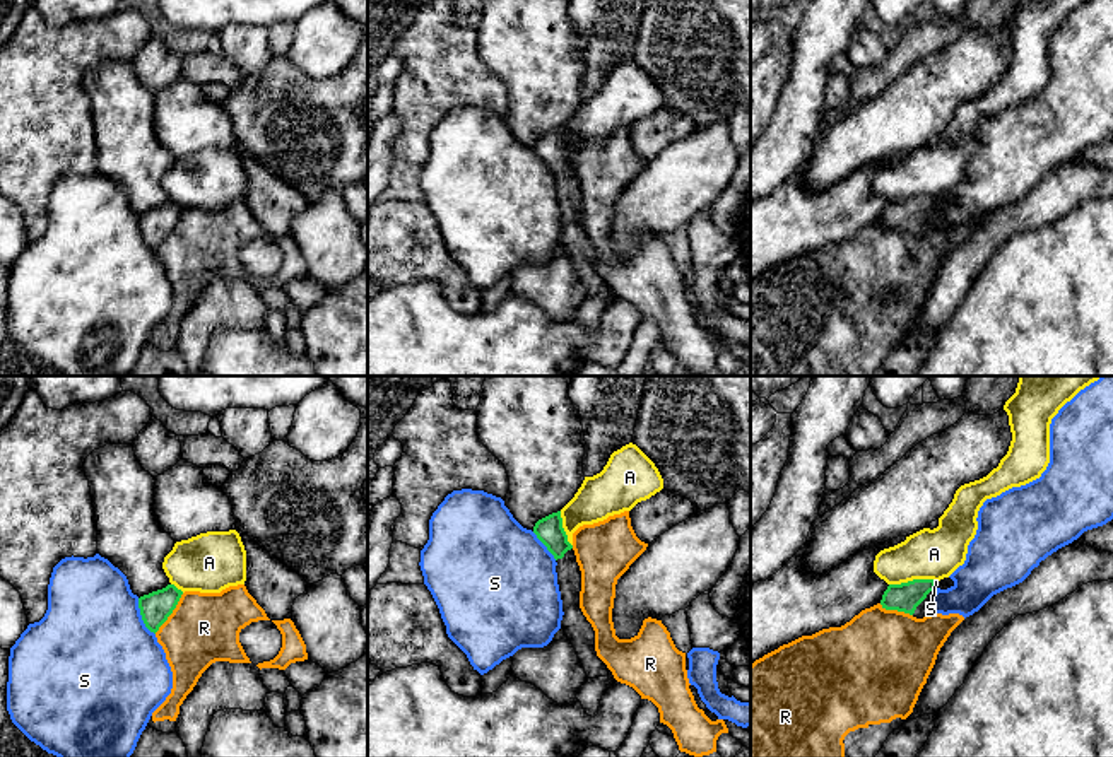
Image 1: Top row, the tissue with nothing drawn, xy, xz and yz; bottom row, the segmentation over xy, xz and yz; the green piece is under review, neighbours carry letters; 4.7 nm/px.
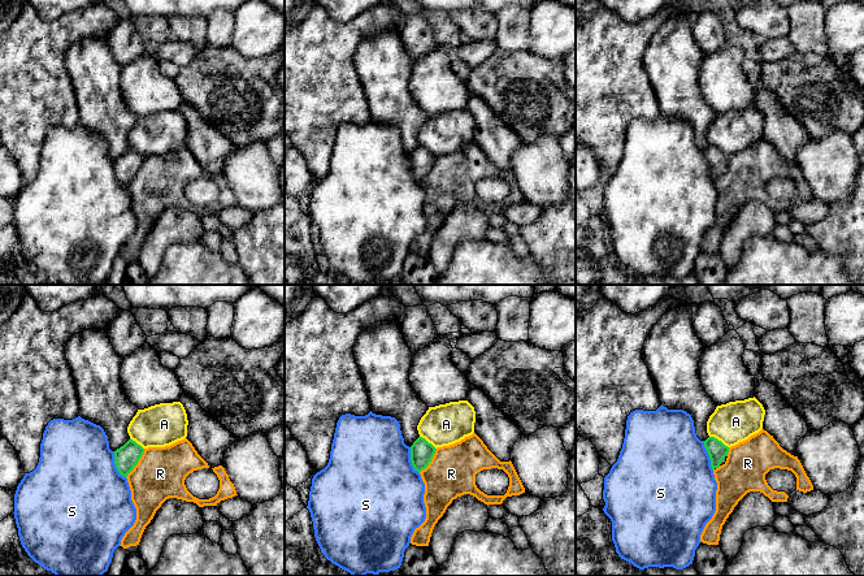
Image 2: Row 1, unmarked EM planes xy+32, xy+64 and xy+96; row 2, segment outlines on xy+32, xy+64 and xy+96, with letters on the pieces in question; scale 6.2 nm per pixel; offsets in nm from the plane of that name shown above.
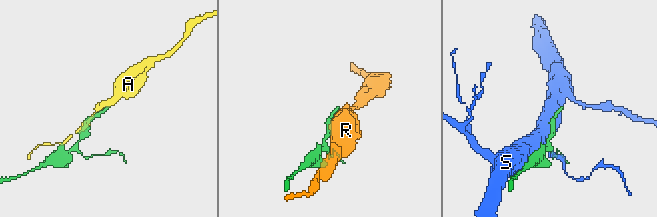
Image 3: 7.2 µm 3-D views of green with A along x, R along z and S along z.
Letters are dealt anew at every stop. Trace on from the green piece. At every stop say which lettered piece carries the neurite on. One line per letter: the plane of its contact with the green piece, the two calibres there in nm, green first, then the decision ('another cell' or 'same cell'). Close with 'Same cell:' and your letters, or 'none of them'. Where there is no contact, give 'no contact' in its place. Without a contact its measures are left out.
A: meets green in yz; 140 nm thick on the green side, 240 nm on the other; another cell
R: meets green in xy; 150 nm thick on the green side, 340 nm on the other; another cell
S: meets green in xy; 150 nm thick on the green side, 500 nm on the other; another cell
Same cell: none of them

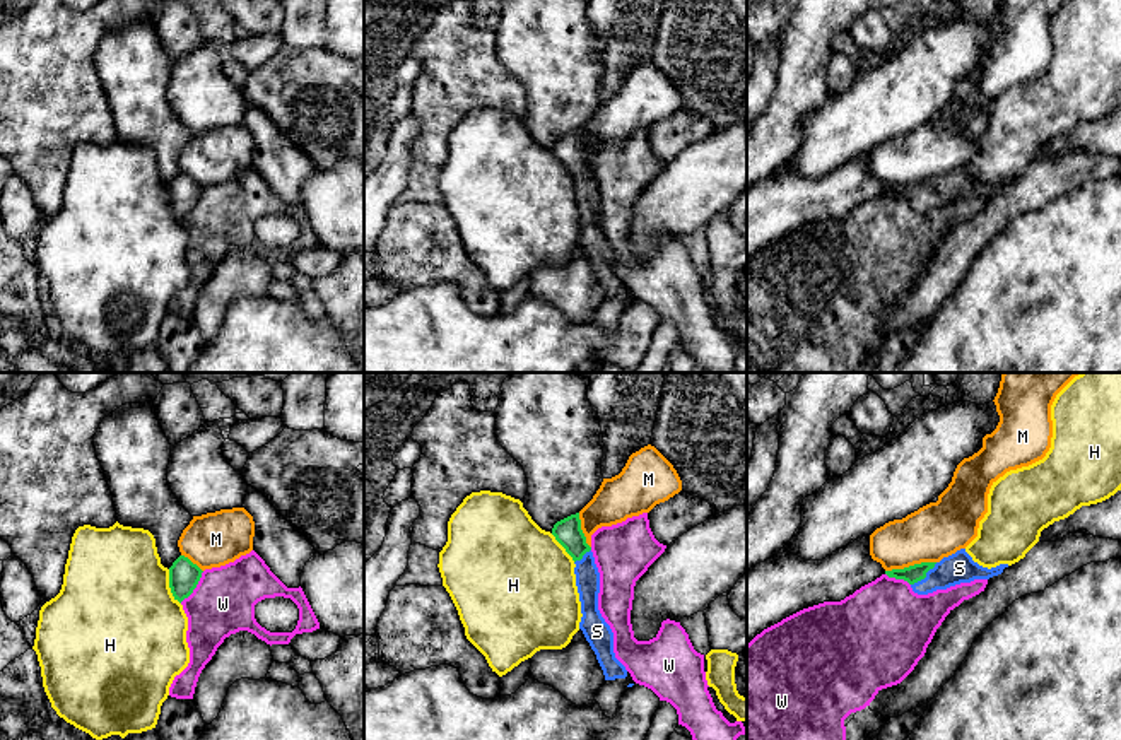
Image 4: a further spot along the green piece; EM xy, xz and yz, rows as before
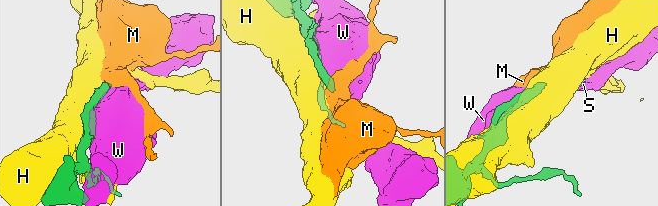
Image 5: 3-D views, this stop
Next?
H: meets green in xy; 140 nm thick on the green side, 500 nm on the other; another cell
M: meets green in yz; 80 nm thick on the green side, 260 nm on the other; another cell
S: meets green in yz; 80 nm thick on the green side, 140 nm on the other; same cell
W: meets green in xy; 140 nm thick on the green side, 300 nm on the other; another cell
Same cell: S

